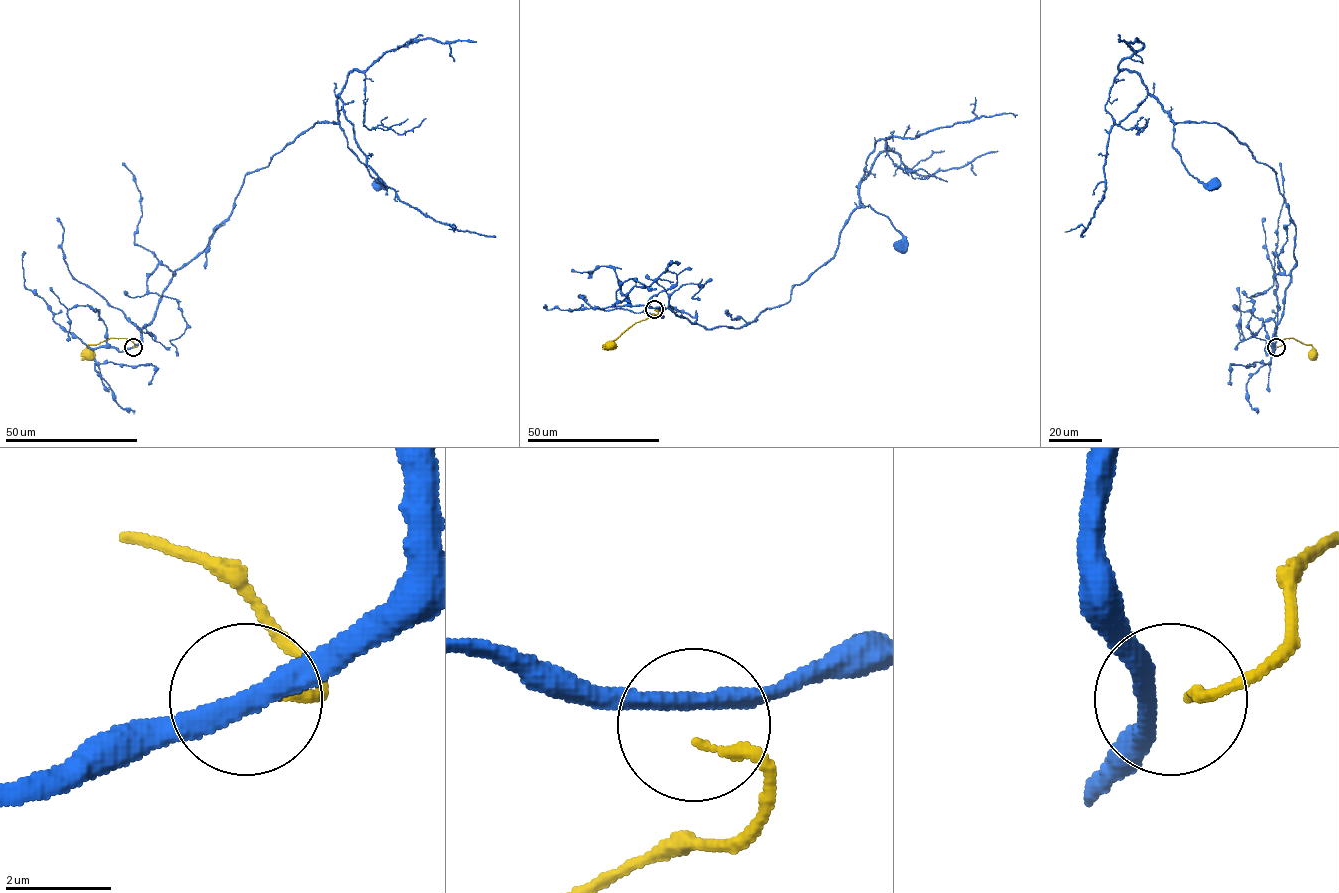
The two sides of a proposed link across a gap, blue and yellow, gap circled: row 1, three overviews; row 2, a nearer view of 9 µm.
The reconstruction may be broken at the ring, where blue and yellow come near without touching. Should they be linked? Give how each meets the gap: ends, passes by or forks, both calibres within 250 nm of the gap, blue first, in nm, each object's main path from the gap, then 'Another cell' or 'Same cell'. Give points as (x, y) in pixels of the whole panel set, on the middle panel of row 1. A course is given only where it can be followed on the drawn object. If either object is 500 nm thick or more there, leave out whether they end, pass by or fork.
At the ring blue passes by. At the ring yellow ends. Thickness 360 nm (blue) against 180 nm. Course of blue: (654, 308), (707, 329), (745, 326), (787, 303), (833, 256), (861, 206), (887, 218), (900, 246). Course of yellow: (654, 309), (658, 313), (636, 322), (608, 345), (611, 346). Another cell

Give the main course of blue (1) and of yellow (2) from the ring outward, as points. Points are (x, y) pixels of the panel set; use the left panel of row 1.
1: (133, 347), (172, 274), (203, 250), (230, 214), (245, 175), (265, 168), (315, 123), (339, 125), (378, 184)
2: (133, 347), (136, 345), (130, 340), (109, 338), (89, 345), (89, 353)

